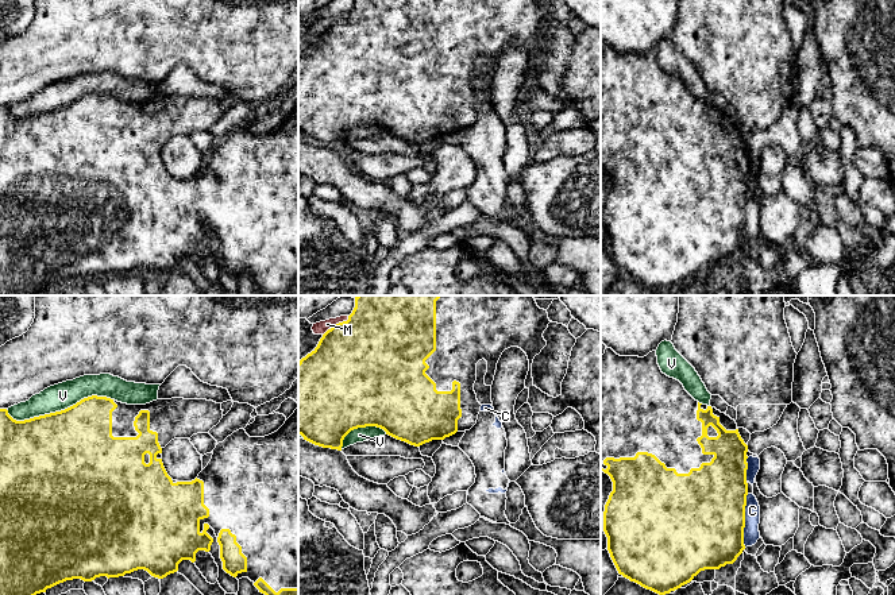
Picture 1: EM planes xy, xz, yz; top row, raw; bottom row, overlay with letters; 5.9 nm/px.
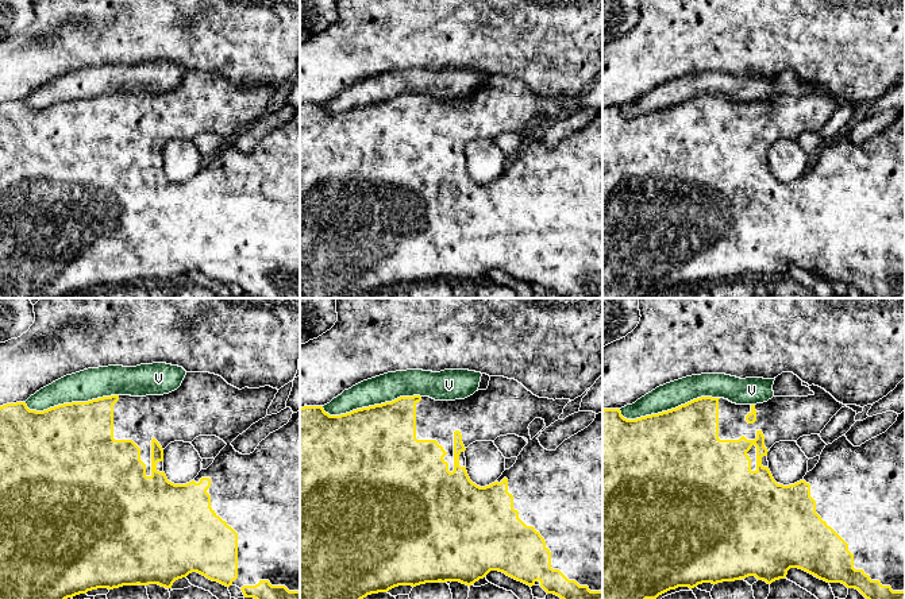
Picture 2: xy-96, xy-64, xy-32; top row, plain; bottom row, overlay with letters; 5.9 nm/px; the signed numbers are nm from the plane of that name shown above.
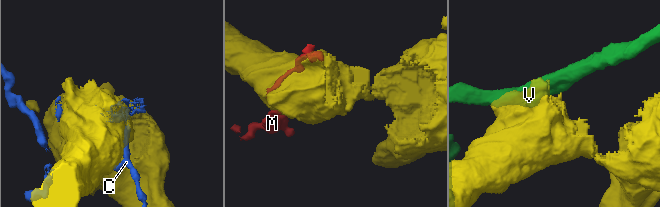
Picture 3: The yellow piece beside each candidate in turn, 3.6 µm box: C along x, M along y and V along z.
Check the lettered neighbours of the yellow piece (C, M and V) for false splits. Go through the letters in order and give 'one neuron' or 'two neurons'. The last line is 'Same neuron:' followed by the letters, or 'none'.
C: two neurons
M: two neurons
V: two neurons
Same neuron: none

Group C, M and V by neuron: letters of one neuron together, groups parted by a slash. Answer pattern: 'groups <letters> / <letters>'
groups C / M / V

